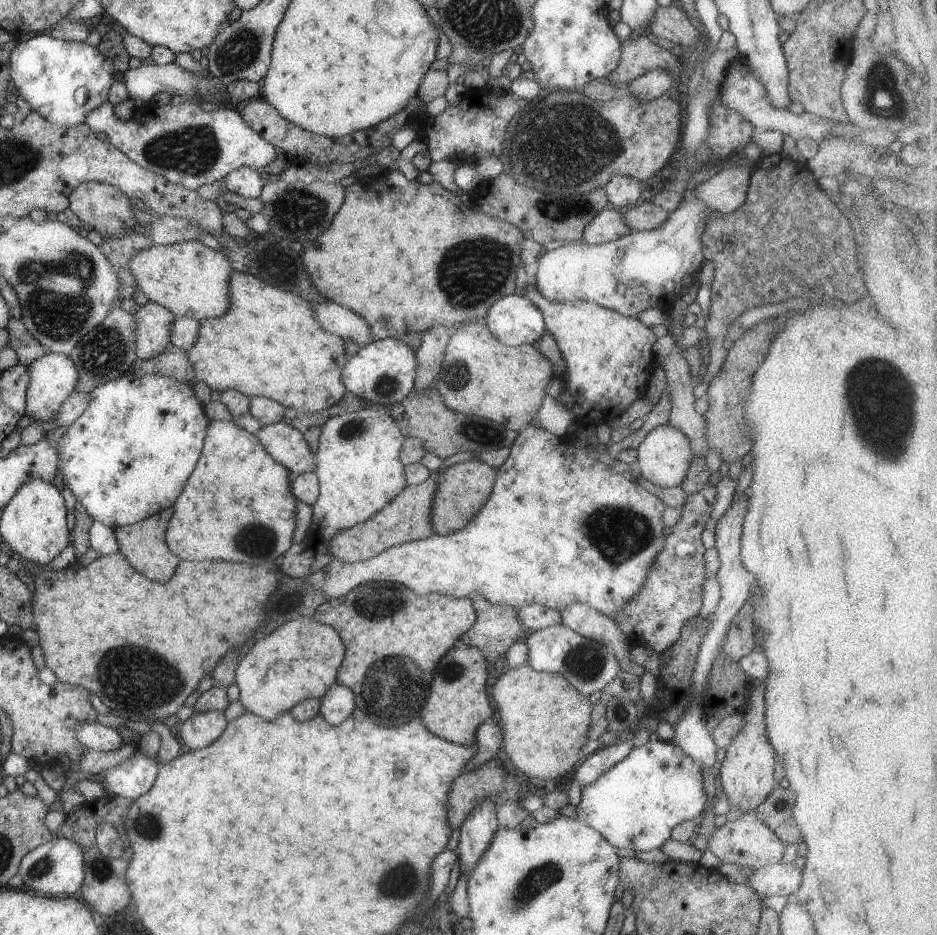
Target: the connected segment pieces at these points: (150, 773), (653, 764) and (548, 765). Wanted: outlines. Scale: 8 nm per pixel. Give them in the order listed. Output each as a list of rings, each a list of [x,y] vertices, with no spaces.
[[[137,743],[129,744],[136,745],[134,750],[136,756],[99,773],[100,785],[103,785],[105,795],[136,799],[153,786],[159,764],[143,756]]]
[[[652,739],[637,748],[632,748],[629,754],[626,754],[620,761],[617,761],[611,768],[602,772],[598,779],[589,786],[581,790],[581,802],[577,806],[577,814],[581,814],[580,822],[596,830],[612,847],[625,848],[625,850],[651,850],[658,849],[662,842],[670,838],[671,829],[680,822],[698,820],[701,811],[707,806],[705,804],[705,792],[703,791],[703,778],[701,777],[698,766],[692,761],[689,755],[686,755],[677,745],[669,742],[663,742],[658,739]]]
[[[529,664],[511,667],[497,678],[492,685],[491,694],[495,702],[496,718],[505,722],[502,730],[502,754],[509,762],[509,770],[531,782],[542,781],[549,785],[560,776],[567,774],[583,758],[581,747],[588,741],[588,728],[591,722],[592,704],[588,697],[570,686],[557,673],[533,670]]]

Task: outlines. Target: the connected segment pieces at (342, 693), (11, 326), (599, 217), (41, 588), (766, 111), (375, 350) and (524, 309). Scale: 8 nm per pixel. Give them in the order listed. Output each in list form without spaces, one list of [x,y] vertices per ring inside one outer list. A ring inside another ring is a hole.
[[[336,682],[325,691],[323,696],[320,696],[319,700],[318,714],[330,725],[338,725],[345,720],[355,707],[353,691]]]
[[[11,317],[6,326],[8,332],[7,344],[16,352],[18,362],[28,367],[36,358],[47,353],[25,328],[24,321]]]
[[[616,208],[600,210],[584,226],[581,240],[590,245],[598,245],[633,232],[624,223],[622,216],[622,212]]]
[[[11,552],[10,557],[17,559],[23,567],[30,572],[33,580],[33,617],[34,631],[38,634],[38,645],[43,650],[45,667],[53,672],[55,678],[59,682],[70,684],[76,687],[84,688],[90,693],[95,694],[97,698],[107,708],[111,710],[127,710],[131,712],[133,708],[143,708],[143,712],[151,712],[153,718],[147,720],[163,720],[165,718],[171,722],[171,714],[174,714],[177,708],[183,706],[183,701],[191,692],[195,691],[198,682],[205,676],[205,672],[211,672],[217,664],[217,660],[231,648],[243,644],[247,638],[251,638],[251,634],[263,626],[265,616],[263,616],[263,604],[265,600],[271,596],[271,592],[277,588],[277,568],[267,568],[267,566],[249,566],[249,564],[233,564],[233,562],[179,562],[179,566],[175,568],[173,576],[165,582],[151,582],[145,576],[141,576],[139,572],[135,572],[127,559],[119,552],[110,555],[98,555],[98,557],[87,564],[87,566],[79,566],[79,562],[70,564],[65,569],[56,572],[49,571],[45,565],[36,565],[21,558],[16,552]]]
[[[739,56],[727,69],[724,81],[722,82],[722,88],[719,92],[718,98],[727,108],[739,113],[745,121],[751,123],[756,131],[760,130],[777,130],[782,136],[789,136],[793,140],[806,138],[807,140],[813,140],[818,145],[824,144],[823,140],[829,139],[831,136],[840,137],[841,140],[853,140],[855,138],[859,140],[858,126],[851,126],[851,123],[838,123],[830,120],[823,120],[817,115],[810,115],[807,111],[803,113],[790,113],[789,110],[774,109],[768,101],[765,89],[759,82],[754,72],[746,65],[746,61]]]
[[[385,337],[371,341],[346,360],[341,371],[341,380],[347,391],[359,398],[365,398],[374,406],[401,402],[403,397],[413,388],[416,373],[416,354],[403,341]]]
[[[507,295],[494,302],[483,322],[501,344],[536,344],[544,333],[542,312],[525,296]]]

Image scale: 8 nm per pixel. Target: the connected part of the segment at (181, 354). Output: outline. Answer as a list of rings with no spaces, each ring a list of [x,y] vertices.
[[[169,343],[162,353],[147,360],[135,359],[129,372],[135,376],[144,374],[163,375],[171,377],[177,382],[192,384],[193,367],[189,362],[187,353]]]

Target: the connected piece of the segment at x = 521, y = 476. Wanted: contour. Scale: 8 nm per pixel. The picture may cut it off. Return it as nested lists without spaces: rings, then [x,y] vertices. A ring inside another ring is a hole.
[[[531,423],[516,433],[516,437],[510,446],[507,458],[496,469],[496,477],[485,504],[476,512],[476,515],[467,523],[465,528],[460,528],[459,532],[449,534],[445,538],[439,538],[437,534],[427,538],[427,540],[419,540],[419,542],[407,542],[401,544],[397,548],[389,548],[385,552],[380,552],[377,556],[370,559],[346,563],[337,559],[331,559],[323,568],[312,572],[310,575],[301,580],[305,586],[319,587],[327,596],[332,599],[343,596],[353,587],[366,582],[377,582],[377,580],[385,580],[385,582],[397,582],[401,586],[407,586],[409,590],[413,590],[415,594],[437,593],[440,595],[451,596],[451,598],[459,598],[461,596],[470,597],[473,594],[482,596],[494,605],[505,605],[514,609],[520,609],[525,605],[538,604],[548,609],[562,611],[572,604],[580,604],[613,619],[618,609],[624,605],[637,591],[641,588],[645,575],[648,573],[650,564],[653,564],[657,553],[663,548],[663,541],[666,534],[666,528],[662,523],[662,512],[665,505],[651,493],[645,491],[630,474],[619,474],[604,463],[601,463],[597,457],[600,449],[594,449],[586,445],[583,441],[565,437],[560,438],[551,434],[548,430],[537,426],[537,423]]]

